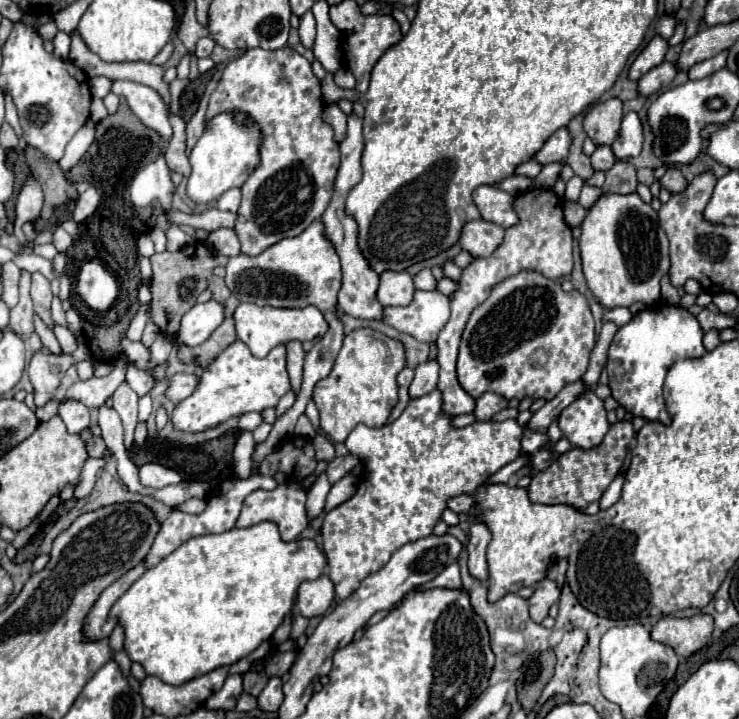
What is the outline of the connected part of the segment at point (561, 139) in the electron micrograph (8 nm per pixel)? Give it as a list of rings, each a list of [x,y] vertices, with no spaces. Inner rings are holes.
[[[560,128],[556,130],[548,140],[546,144],[534,154],[534,160],[540,162],[542,166],[546,164],[552,164],[552,162],[562,162],[568,154],[568,148],[570,148],[570,134],[566,128]]]

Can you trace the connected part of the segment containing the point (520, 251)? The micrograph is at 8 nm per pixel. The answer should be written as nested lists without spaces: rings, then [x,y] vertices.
[[[532,188],[524,194],[520,194],[514,200],[514,210],[518,214],[518,224],[508,228],[504,234],[504,242],[492,252],[488,258],[474,258],[470,266],[462,270],[458,284],[458,290],[450,294],[450,308],[452,316],[444,324],[444,328],[438,334],[438,364],[440,364],[440,378],[438,378],[438,390],[442,392],[442,410],[448,416],[456,414],[470,414],[474,410],[474,398],[464,392],[456,378],[456,358],[458,358],[458,346],[460,336],[464,332],[464,326],[476,306],[480,306],[496,284],[510,278],[512,274],[518,274],[522,270],[526,272],[538,272],[550,280],[556,280],[560,276],[566,276],[572,272],[572,236],[570,228],[566,226],[562,218],[562,200],[552,192],[544,188]]]

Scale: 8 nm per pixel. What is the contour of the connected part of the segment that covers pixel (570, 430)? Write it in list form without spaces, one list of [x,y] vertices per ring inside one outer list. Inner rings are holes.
[[[594,392],[582,394],[576,402],[572,402],[572,406],[560,412],[558,426],[572,446],[598,446],[610,426],[606,420],[604,400],[600,400]]]

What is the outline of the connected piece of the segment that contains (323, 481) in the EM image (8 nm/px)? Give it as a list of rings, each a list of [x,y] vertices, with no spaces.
[[[322,472],[318,476],[318,480],[314,482],[314,486],[308,490],[308,502],[306,502],[306,508],[308,508],[308,518],[314,518],[322,512],[322,508],[325,506],[326,494],[330,490],[330,482],[326,478],[326,474]]]

